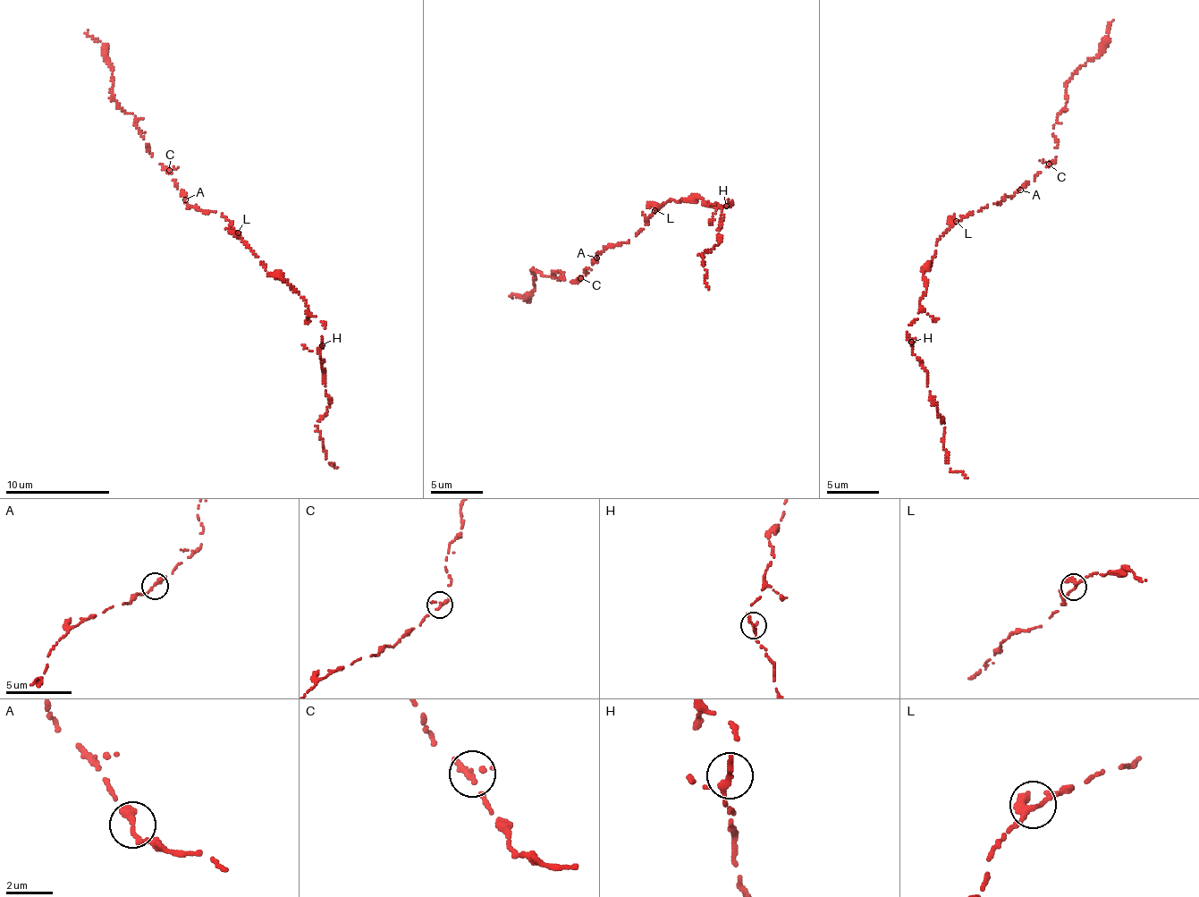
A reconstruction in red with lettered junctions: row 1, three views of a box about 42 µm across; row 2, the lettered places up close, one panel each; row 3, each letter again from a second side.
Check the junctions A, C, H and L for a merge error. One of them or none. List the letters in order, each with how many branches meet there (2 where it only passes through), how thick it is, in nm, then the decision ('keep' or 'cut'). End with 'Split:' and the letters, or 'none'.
A: 1 branches meet; 400 nm thick; keep
C: 1 branches meet; 360 nm thick; keep
H: 1 branches meet; 360 nm thick; keep
L: 2 branches meet; 320 nm thick; keep
Split: none

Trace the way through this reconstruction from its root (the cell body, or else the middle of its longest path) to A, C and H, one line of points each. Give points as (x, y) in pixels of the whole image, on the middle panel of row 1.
A: (657, 211), (637, 235), (626, 242), (606, 247), (596, 258)
C: (657, 211), (643, 229), (626, 242), (606, 247), (580, 278)
H: (657, 211), (672, 199), (698, 198), (711, 207), (715, 203), (728, 207), (732, 200), (726, 207)

